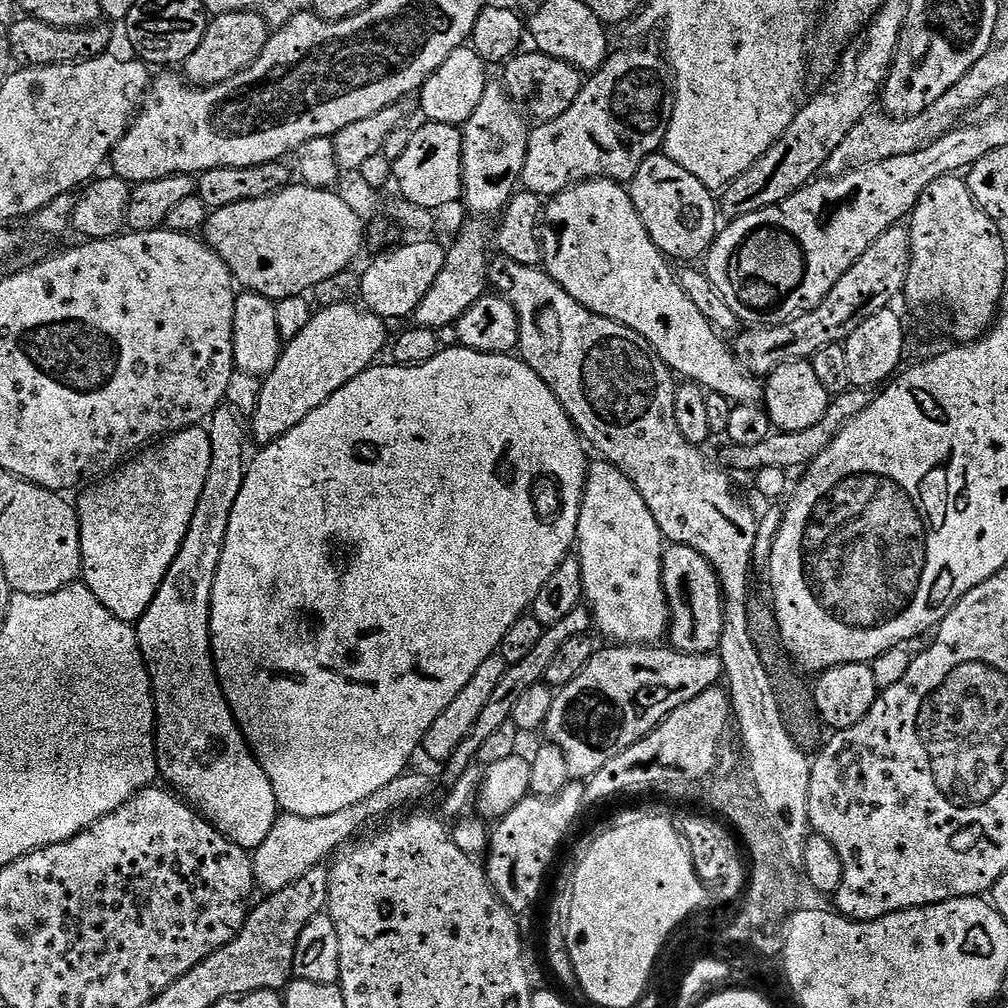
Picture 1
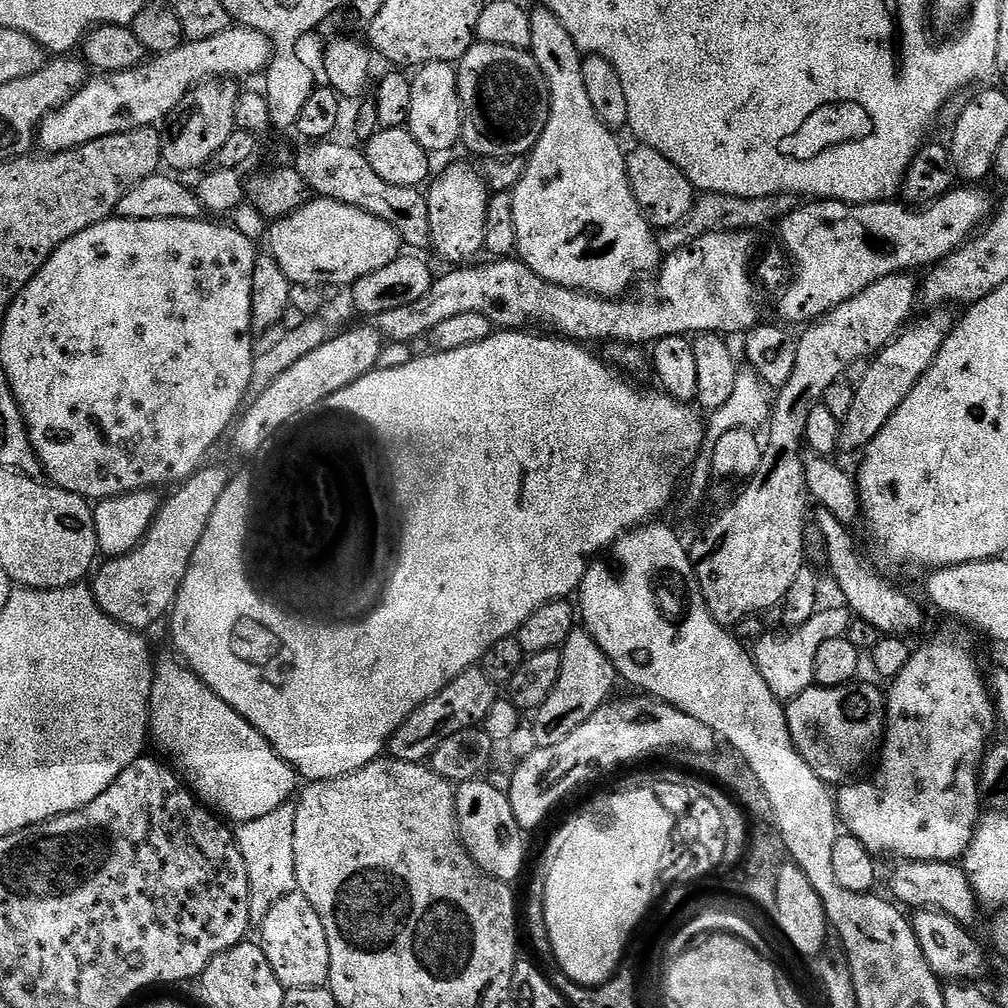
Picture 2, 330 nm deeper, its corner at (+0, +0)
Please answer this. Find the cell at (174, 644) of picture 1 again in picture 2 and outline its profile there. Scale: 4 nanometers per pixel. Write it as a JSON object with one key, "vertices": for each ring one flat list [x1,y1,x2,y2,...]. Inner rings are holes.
{"vertices":[[175,659,172,660,164,660,161,664,159,661,154,668,152,701,148,707,150,740,154,748,156,744,157,750,165,756,161,757,179,773,192,795,211,809,217,817,236,826,264,818,266,814,289,803,297,791,297,769,276,753,276,749,253,724,239,716,226,702,218,699,201,683,199,676,177,663]]}

